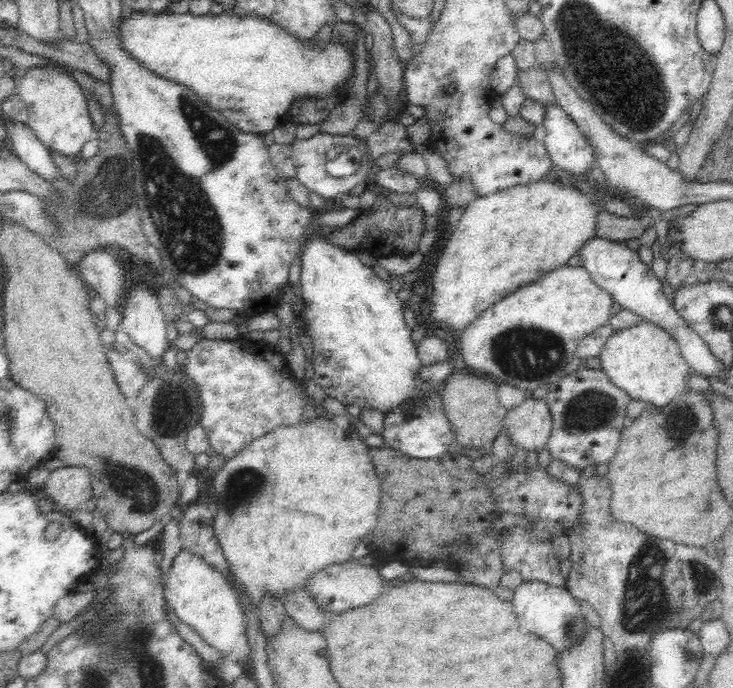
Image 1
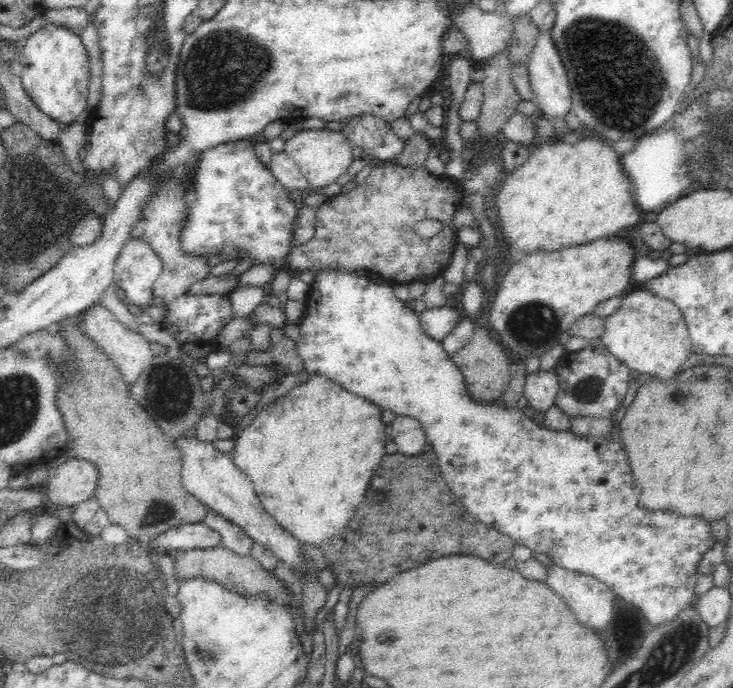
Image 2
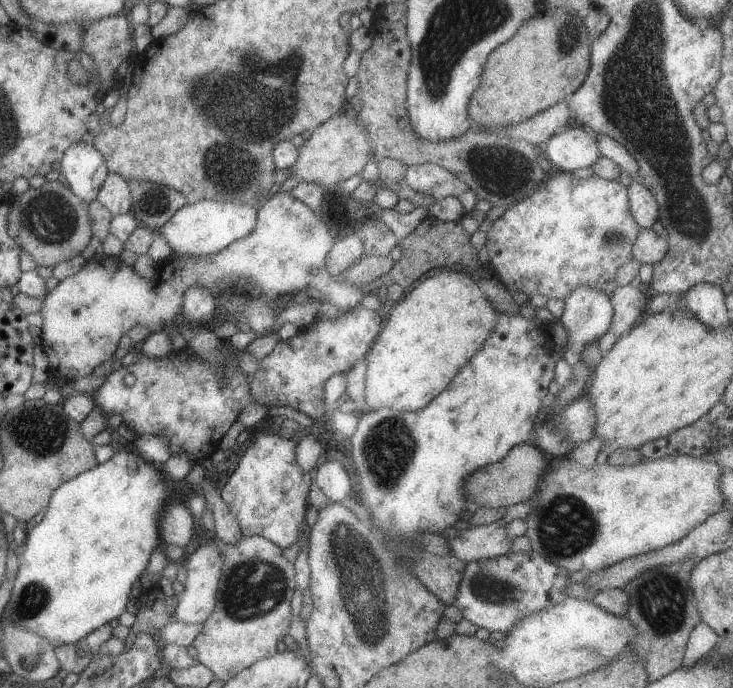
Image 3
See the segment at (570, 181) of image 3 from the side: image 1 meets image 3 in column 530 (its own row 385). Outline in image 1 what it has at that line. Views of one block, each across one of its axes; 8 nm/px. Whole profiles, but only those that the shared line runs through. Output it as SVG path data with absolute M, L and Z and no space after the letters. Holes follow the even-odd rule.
M241 336L233 340L202 338L185 353L186 363L177 368L184 372L190 382L194 382L194 387L198 391L198 398L202 403L199 424L206 429L212 454L223 456L224 460L234 458L253 440L267 435L270 431L303 422L302 413L306 401L300 393L296 379L291 375L284 354L276 351L263 340L255 342Z

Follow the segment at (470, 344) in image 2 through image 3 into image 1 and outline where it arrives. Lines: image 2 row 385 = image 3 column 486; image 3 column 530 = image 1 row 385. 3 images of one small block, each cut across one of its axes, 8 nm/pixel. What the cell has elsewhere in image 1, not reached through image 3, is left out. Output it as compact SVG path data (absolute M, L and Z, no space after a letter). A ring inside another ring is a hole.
M458 370L444 380L442 387L443 409L453 432L455 446L480 450L492 446L493 440L503 432L507 410L502 407L496 394L498 383L484 375Z

